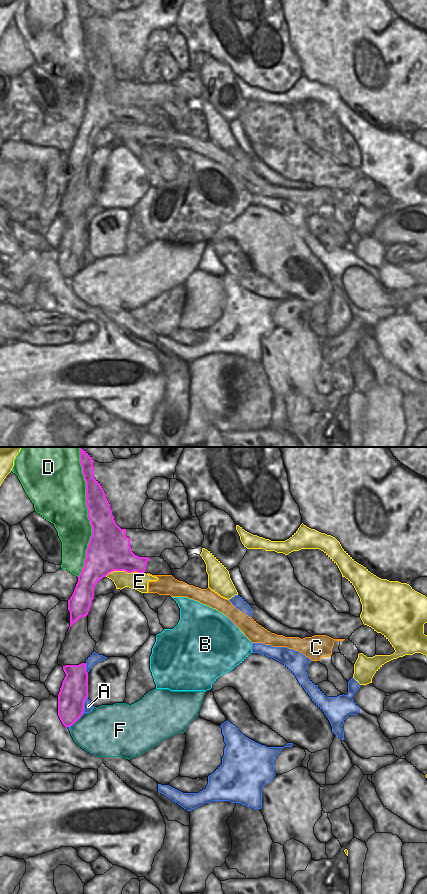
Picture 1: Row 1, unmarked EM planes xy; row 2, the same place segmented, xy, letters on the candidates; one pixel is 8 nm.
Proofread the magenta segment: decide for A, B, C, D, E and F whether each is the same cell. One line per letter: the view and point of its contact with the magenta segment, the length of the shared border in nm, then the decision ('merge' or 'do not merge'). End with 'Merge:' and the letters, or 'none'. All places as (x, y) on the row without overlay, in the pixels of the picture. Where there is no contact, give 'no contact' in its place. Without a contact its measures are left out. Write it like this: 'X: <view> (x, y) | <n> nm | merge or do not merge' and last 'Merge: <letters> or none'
A: xy (83, 257) | 150 nm | do not merge
B: xy (232, 173) | 80 nm | merge
C: xy (232, 173) | 80 nm | do not merge
D: xy (88, 64) | 1050 nm | do not merge
E: xy (118, 122) | 220 nm | do not merge
F: xy (77, 272) | 140 nm | do not merge
Merge: B

